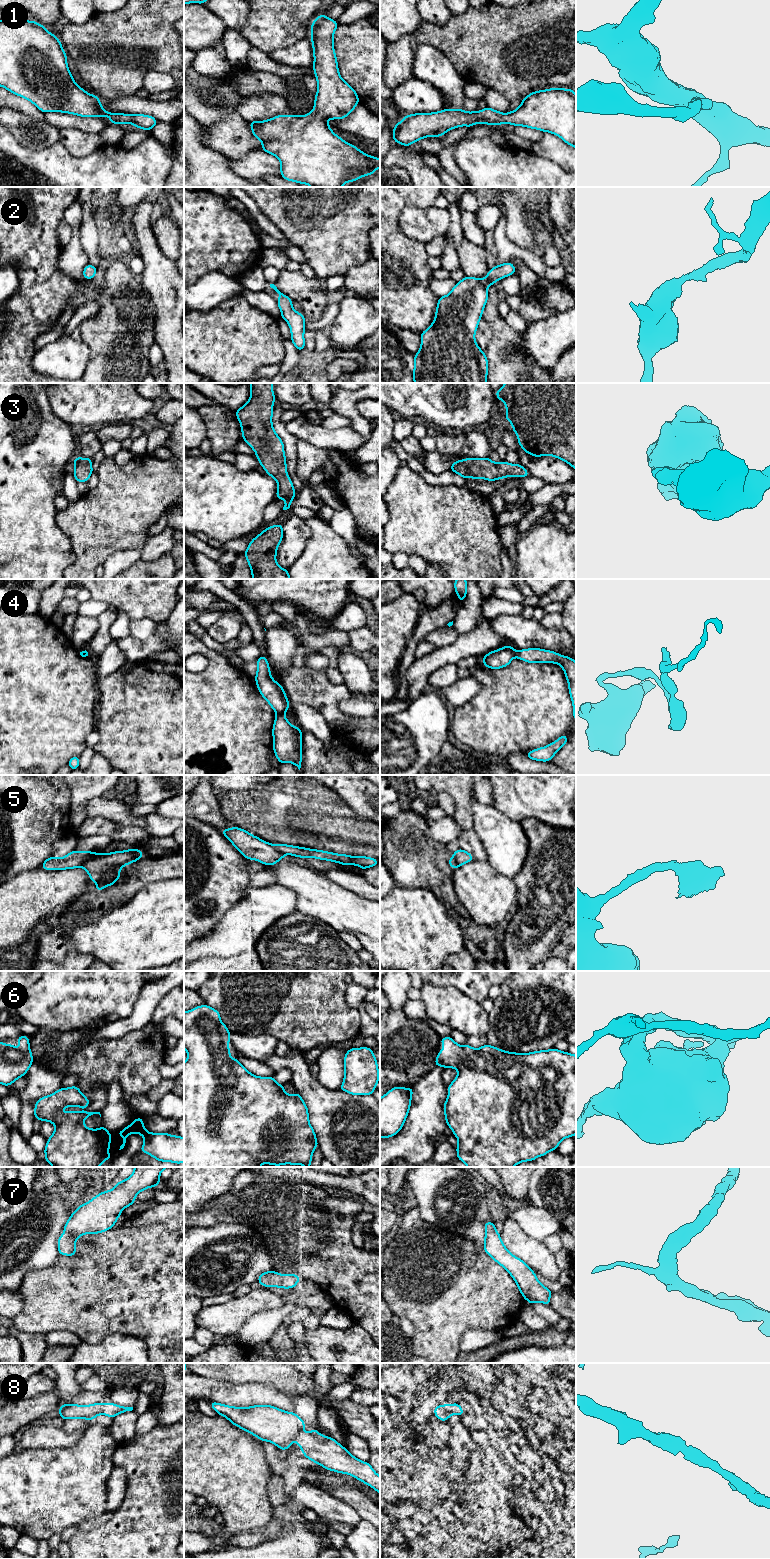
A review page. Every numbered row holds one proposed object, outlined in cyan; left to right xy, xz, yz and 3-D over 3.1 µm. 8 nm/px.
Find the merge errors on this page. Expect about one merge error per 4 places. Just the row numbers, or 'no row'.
4, 5

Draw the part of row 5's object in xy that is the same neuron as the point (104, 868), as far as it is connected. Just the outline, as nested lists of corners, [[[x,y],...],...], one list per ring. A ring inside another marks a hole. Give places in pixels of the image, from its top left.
[[[140,849],[115,851],[112,853],[94,853],[81,866],[96,883],[96,889],[100,892],[107,886],[114,885],[120,878],[120,869],[130,863],[143,858]]]

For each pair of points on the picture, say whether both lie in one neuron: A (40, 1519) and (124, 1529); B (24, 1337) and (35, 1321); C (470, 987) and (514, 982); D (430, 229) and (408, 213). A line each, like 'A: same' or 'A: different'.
A: different
B: different
C: different
D: same

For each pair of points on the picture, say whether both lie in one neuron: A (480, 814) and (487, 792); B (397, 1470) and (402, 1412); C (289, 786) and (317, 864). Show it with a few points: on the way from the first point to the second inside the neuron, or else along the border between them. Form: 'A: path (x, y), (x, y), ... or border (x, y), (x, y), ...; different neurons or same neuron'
A: border (474, 797), (481, 803), (491, 805); different neurons
B: border (390, 1414), (393, 1418), (405, 1419), (407, 1421); different neurons
C: path (314, 790), (318, 794), (321, 839); same neuron

